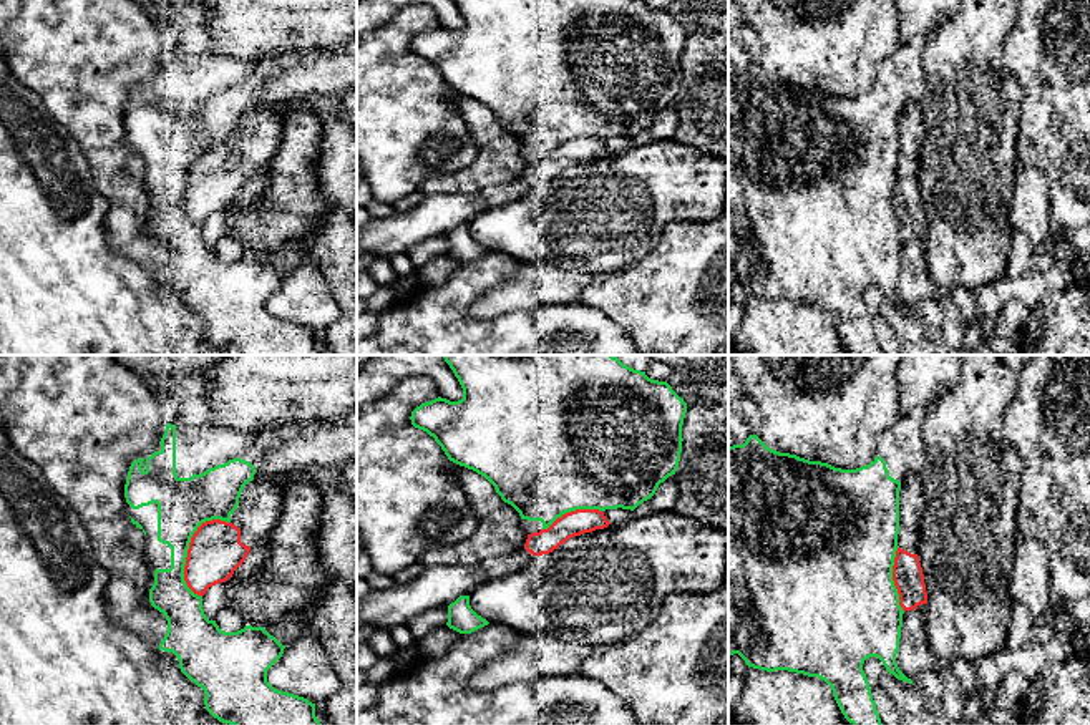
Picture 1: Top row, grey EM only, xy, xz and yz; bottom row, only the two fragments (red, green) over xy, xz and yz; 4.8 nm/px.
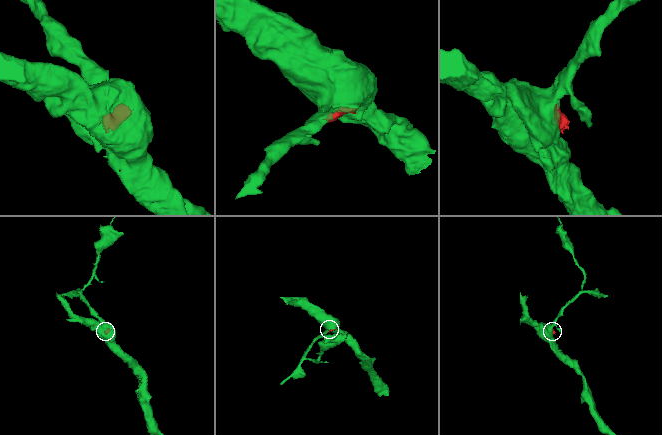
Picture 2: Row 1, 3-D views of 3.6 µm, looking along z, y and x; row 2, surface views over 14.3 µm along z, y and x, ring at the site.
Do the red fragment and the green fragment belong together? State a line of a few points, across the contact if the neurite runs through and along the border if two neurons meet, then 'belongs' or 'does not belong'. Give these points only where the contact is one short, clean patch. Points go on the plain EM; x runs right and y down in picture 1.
does not belong

